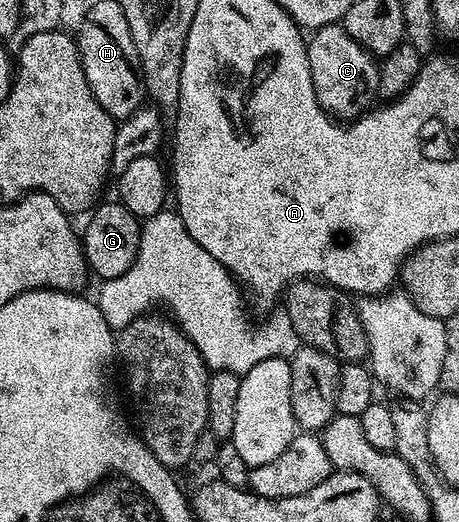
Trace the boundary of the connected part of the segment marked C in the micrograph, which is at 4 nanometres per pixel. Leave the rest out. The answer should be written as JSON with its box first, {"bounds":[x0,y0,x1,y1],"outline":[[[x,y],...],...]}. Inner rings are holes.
{"bounds":[307,24,379,123],"outline":[[[342,24],[326,25],[314,30],[307,41],[307,58],[309,59],[309,75],[313,75],[313,91],[317,95],[317,103],[326,113],[346,123],[363,116],[376,104],[379,97],[379,61],[349,31],[343,29]]]}

